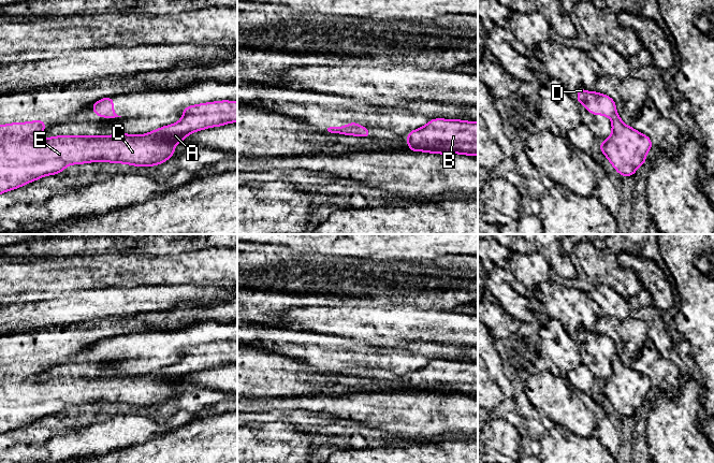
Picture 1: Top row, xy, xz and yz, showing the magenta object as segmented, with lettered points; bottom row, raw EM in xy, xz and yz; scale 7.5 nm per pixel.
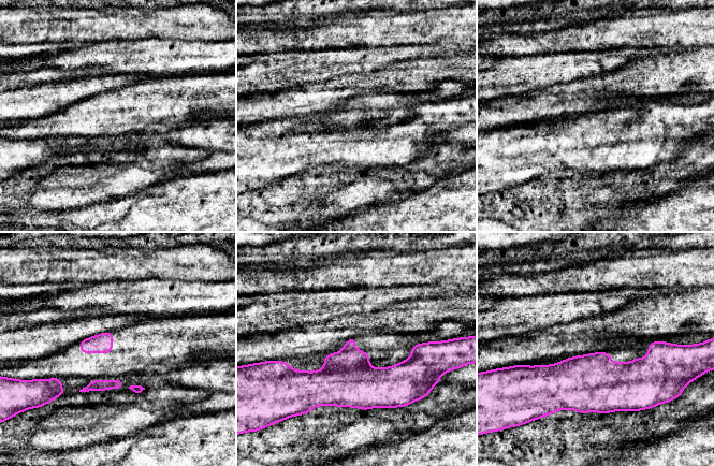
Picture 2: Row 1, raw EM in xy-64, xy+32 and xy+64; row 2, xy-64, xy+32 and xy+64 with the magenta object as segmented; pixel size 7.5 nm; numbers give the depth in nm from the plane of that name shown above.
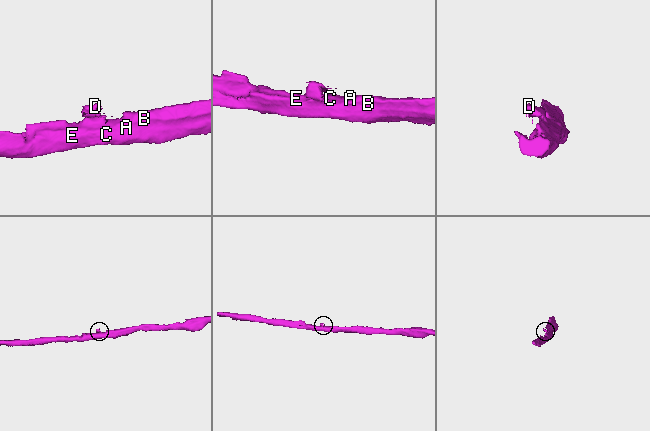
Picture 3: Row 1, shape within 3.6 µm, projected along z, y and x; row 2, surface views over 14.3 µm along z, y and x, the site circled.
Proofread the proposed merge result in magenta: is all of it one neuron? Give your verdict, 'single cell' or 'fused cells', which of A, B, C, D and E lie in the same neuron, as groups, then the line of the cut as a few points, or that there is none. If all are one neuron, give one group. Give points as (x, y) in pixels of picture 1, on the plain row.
fused cells; A B C E / D; cut in yz along (615, 352), (609, 358)

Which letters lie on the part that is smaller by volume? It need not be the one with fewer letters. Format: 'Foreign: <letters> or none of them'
Foreign: D

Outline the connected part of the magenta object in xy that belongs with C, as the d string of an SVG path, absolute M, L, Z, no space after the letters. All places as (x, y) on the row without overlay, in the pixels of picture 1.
M223 341L187 347L183 350L183 359L179 362L141 376L131 376L128 374L114 376L58 376L42 380L40 375L44 373L46 367L46 363L43 361L0 365L0 435L19 429L41 418L61 414L67 406L72 405L106 402L111 404L132 405L136 408L159 406L174 395L174 387L184 382L187 376L199 371L208 370L209 367L224 366L229 363L237 363L237 342Z

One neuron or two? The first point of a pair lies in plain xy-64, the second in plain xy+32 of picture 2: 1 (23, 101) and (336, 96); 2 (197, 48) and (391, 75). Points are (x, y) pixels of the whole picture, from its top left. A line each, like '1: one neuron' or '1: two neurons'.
1: one neuron
2: two neurons

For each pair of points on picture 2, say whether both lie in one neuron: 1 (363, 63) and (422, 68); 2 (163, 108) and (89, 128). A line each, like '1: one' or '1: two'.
1: two
2: one

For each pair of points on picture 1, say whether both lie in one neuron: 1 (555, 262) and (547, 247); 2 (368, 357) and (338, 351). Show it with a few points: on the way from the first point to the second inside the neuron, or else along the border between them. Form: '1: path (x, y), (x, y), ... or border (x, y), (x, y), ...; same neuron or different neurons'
1: path (555, 259), (555, 256), (550, 250); same neuron
2: path (361, 356), (346, 351); same neuron

